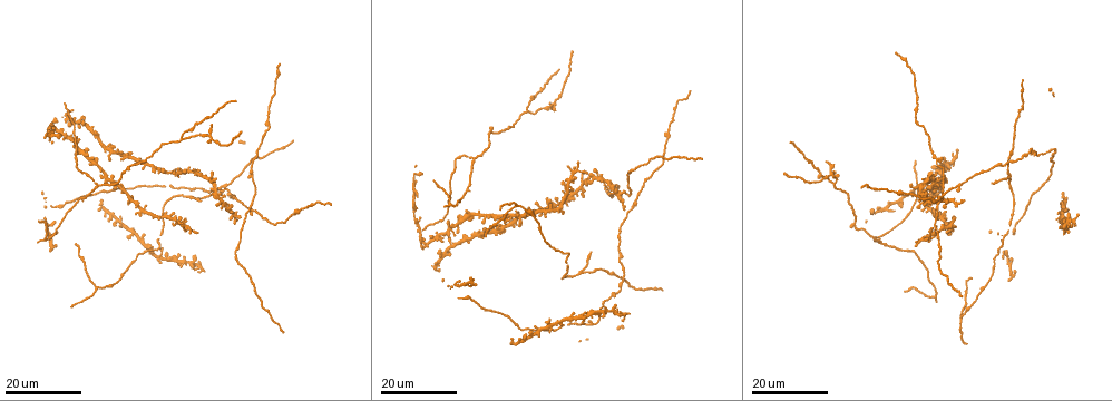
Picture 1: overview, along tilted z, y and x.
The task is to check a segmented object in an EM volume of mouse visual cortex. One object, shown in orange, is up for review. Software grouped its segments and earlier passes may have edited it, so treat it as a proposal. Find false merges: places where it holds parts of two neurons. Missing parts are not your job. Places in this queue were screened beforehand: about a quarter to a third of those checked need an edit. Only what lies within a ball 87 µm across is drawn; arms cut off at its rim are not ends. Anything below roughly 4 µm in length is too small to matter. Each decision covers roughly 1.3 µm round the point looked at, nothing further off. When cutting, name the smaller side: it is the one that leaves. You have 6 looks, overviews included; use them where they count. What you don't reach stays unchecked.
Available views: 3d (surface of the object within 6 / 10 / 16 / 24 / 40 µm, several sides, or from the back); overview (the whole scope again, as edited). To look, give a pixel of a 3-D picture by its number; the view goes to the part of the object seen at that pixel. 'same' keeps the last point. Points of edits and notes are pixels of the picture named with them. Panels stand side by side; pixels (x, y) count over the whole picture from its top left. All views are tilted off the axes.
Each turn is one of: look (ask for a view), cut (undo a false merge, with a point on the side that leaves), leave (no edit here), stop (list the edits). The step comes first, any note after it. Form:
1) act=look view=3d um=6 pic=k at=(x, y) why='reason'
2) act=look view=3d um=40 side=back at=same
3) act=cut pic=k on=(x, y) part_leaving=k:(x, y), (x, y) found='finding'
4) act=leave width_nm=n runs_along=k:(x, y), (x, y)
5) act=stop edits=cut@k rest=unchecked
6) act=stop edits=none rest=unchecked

act=look view=3d um=16 pic=1 at=(835, 184) why='three-way junction'

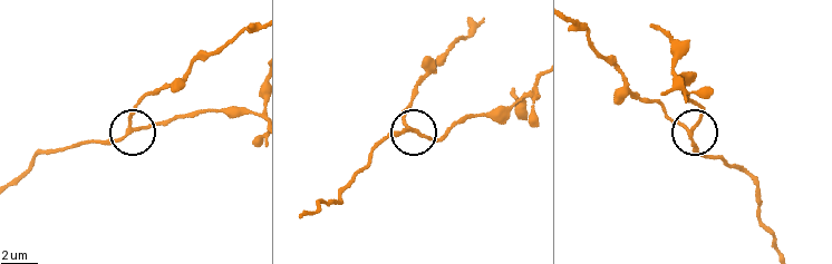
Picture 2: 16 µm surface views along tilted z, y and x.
act=look view=3d um=6 pic=2 at=(411, 128)

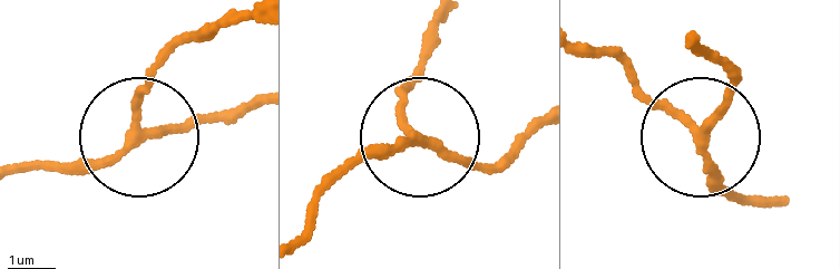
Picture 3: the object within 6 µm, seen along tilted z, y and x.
act=leave width_nm=180 runs_along=3:(30, 172), (128, 150), (165, 45) found='all the same neuron'

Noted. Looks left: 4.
act=look view=3d um=16 pic=1 at=(880, 243) why='a fork'

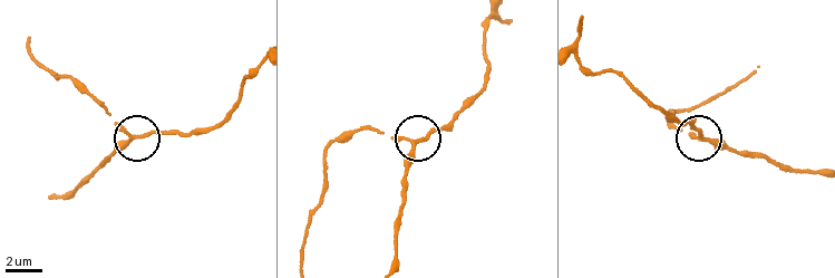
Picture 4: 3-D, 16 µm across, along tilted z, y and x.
act=look view=3d um=6 pic=4 at=(135, 136)

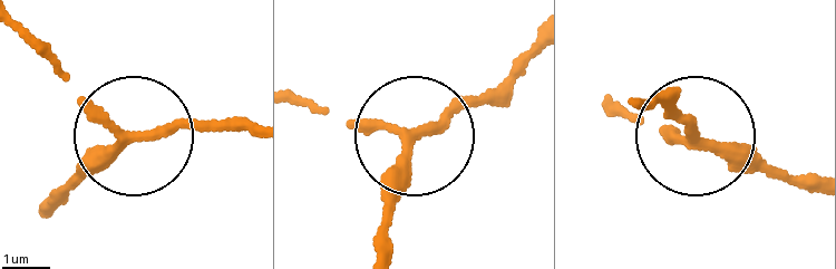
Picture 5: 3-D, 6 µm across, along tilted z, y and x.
act=leave width_nm=210 found='all the same neuron'

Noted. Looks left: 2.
act=look view=3d um=24 pic=1 at=(578, 271) why='a fork'

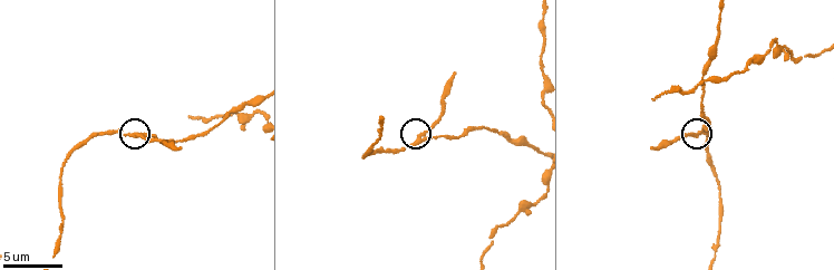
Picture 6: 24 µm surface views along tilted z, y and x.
act=look view=3d um=10 pic=6 at=(422, 134)

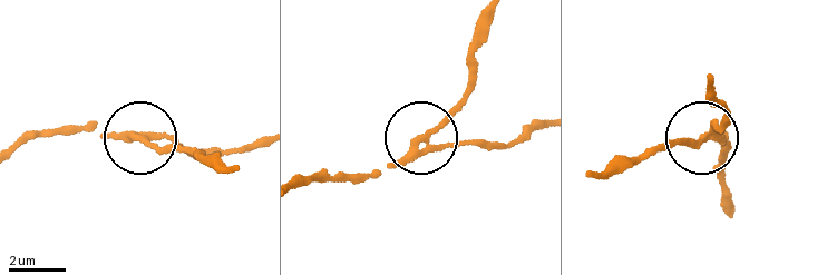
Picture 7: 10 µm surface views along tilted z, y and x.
act=cut pic=7 on=(448, 115) arms=3 found='two neurons meet here'

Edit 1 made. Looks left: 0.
act=stop edits=cut@7 rest=unchecked

